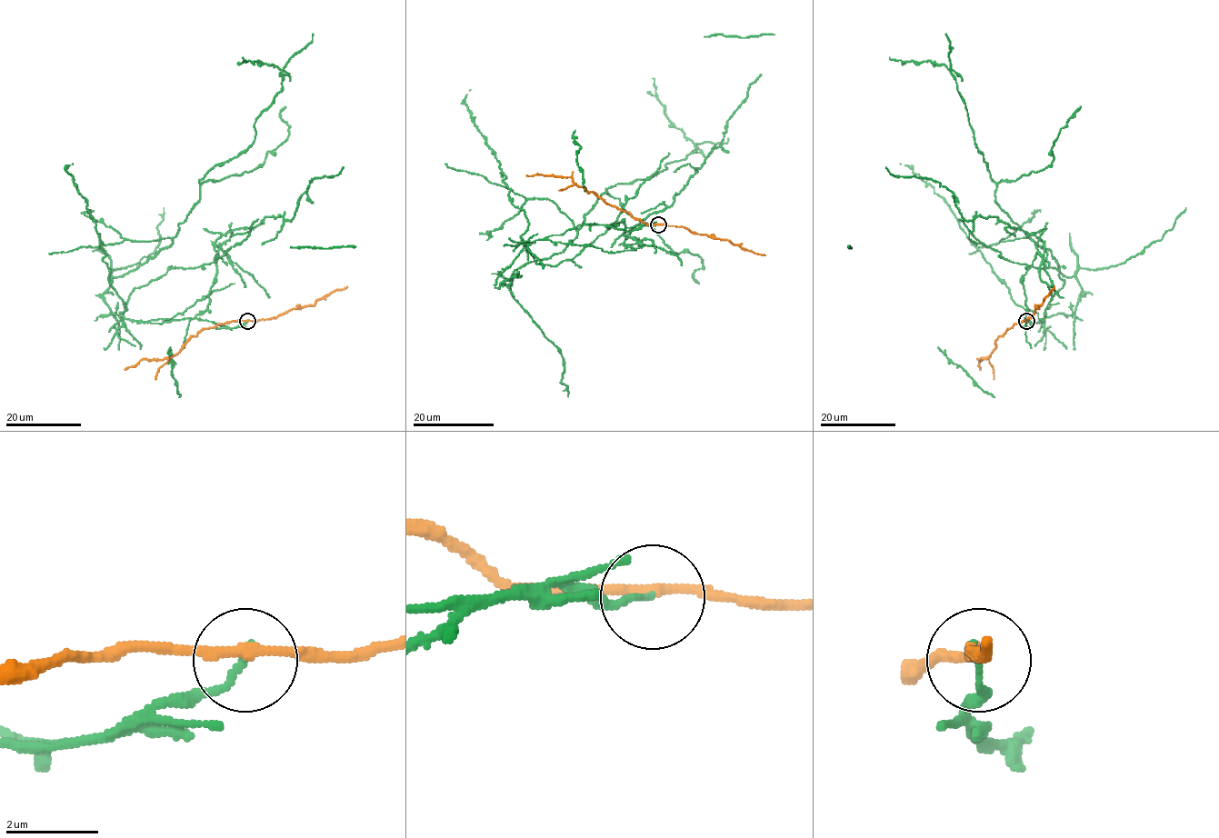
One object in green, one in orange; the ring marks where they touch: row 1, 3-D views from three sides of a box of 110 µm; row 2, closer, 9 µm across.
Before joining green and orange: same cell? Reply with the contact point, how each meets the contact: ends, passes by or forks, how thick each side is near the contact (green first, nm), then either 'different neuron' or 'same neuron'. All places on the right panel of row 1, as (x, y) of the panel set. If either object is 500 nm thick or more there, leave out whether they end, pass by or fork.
place (1026, 321); green ends; orange passes by; calibres 130 and 220 nm; different neuron

